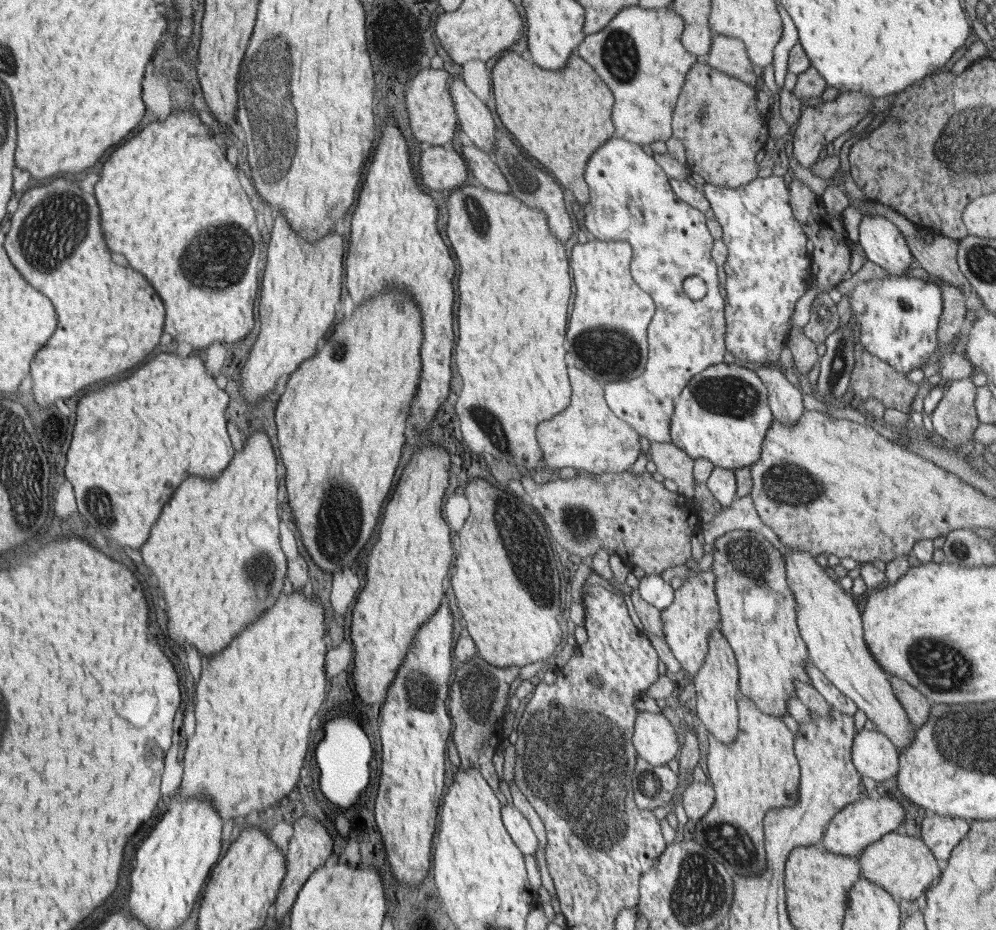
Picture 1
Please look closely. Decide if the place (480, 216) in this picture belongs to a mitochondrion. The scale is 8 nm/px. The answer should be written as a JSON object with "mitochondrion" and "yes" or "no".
{"mitochondrion":"yes"}

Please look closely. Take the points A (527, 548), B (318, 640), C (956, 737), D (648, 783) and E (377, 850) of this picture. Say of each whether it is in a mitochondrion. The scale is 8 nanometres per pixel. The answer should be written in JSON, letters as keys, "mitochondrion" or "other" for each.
{"A":"mitochondrion","B":"other","C":"mitochondrion","D":"mitochondrion","E":"other"}

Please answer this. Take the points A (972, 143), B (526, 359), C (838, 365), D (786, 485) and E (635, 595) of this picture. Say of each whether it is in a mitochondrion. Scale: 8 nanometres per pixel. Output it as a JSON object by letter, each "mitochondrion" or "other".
{"A":"mitochondrion","B":"other","C":"mitochondrion","D":"mitochondrion","E":"other"}

